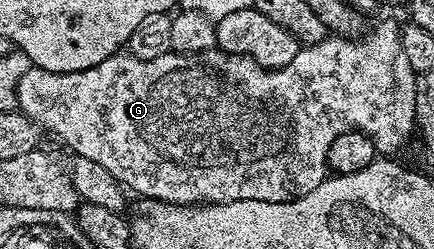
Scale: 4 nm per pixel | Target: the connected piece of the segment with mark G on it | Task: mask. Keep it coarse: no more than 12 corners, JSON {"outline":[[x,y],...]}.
{"outline":[[399,23],[33,68],[17,109],[143,199],[291,202]]}

